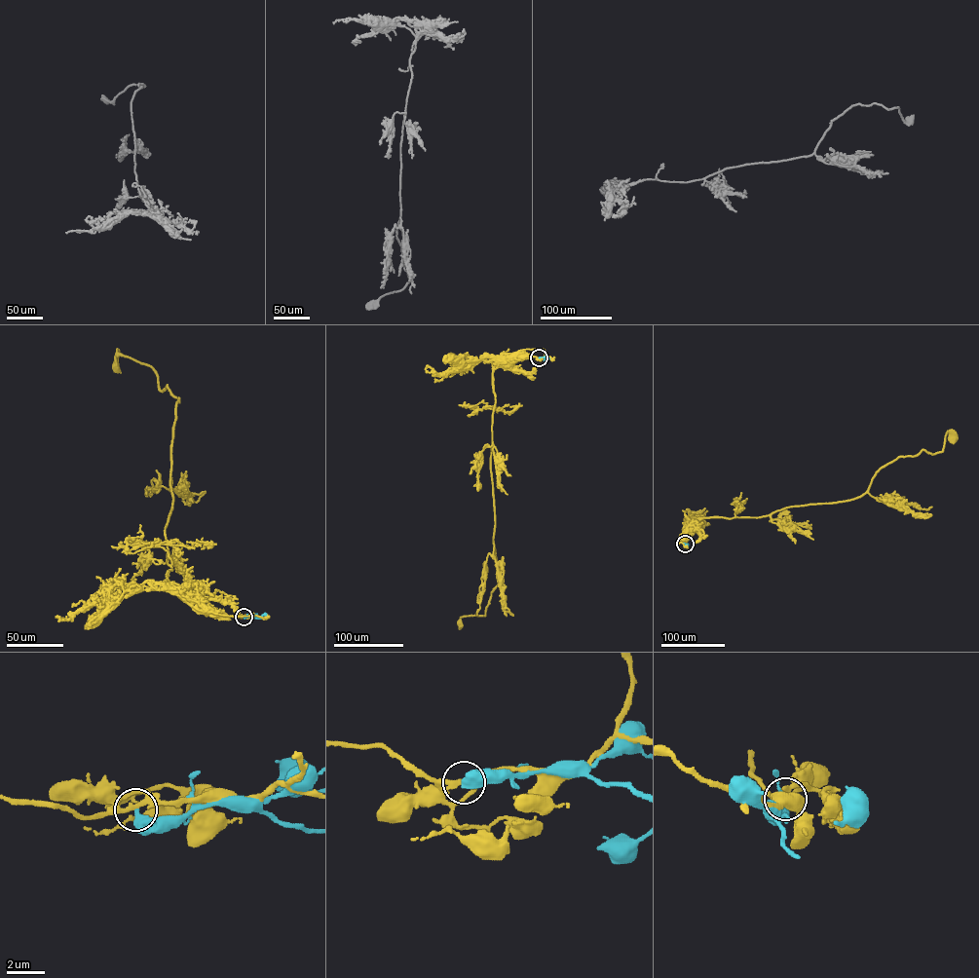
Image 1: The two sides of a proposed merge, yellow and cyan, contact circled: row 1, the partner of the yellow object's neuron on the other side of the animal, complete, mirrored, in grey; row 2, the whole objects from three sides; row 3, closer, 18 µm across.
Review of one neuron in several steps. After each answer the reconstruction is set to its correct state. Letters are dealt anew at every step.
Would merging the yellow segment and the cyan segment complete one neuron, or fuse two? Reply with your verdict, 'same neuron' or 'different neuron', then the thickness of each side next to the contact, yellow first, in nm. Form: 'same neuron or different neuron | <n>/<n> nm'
different neuron | 200/500 nm

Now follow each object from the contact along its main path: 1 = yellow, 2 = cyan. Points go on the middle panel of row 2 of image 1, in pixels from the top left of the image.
1: (539, 357), (519, 357), (492, 373), (491, 471), (498, 584), (485, 615), (463, 617), (459, 622)
2: (539, 357), (552, 358)

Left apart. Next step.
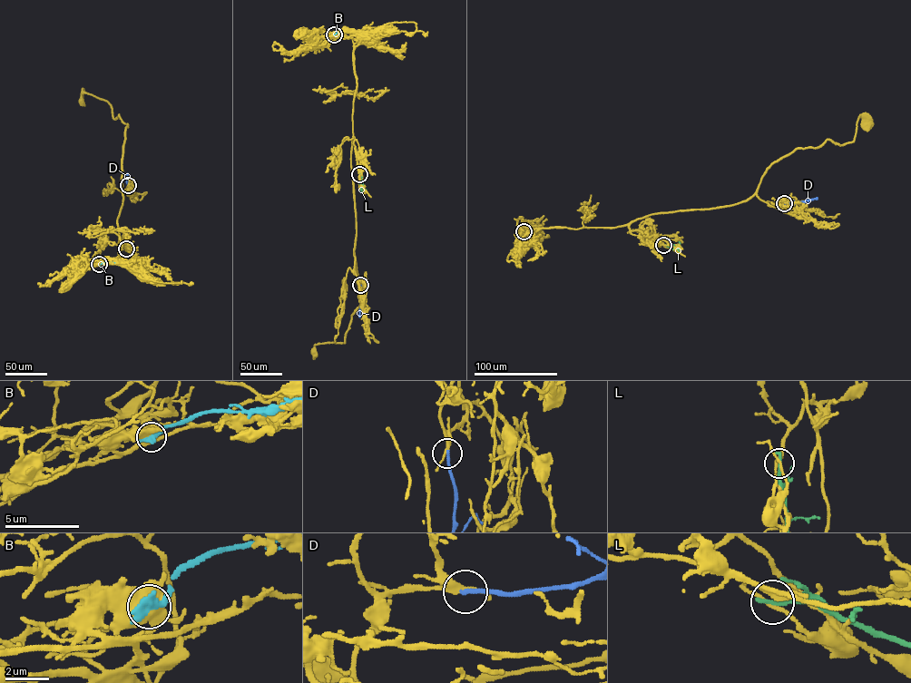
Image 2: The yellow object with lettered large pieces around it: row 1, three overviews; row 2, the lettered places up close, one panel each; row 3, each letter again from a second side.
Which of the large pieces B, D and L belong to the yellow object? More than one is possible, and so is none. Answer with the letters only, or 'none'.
D

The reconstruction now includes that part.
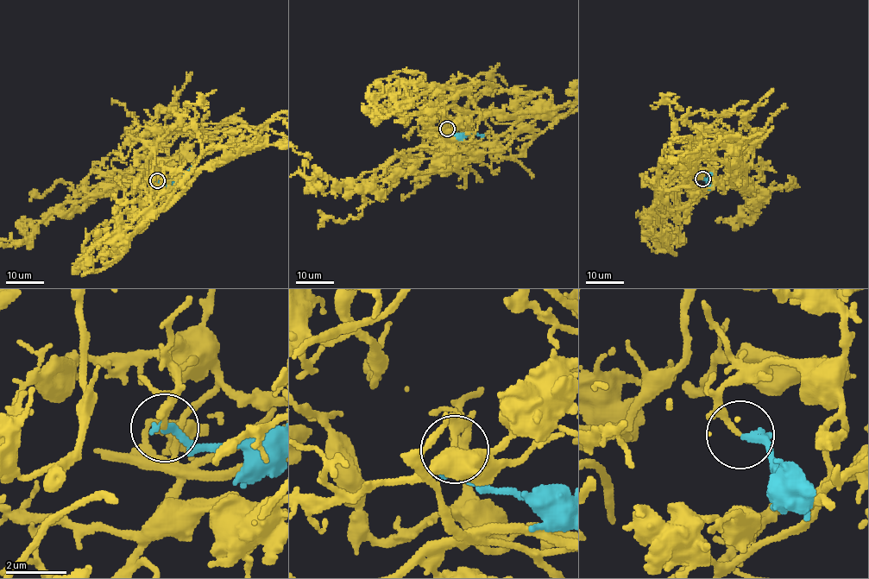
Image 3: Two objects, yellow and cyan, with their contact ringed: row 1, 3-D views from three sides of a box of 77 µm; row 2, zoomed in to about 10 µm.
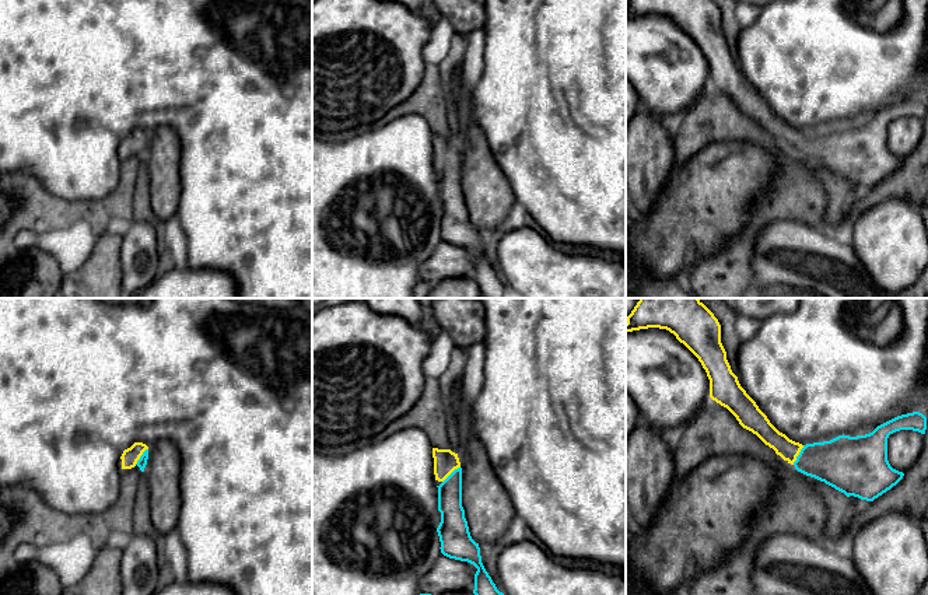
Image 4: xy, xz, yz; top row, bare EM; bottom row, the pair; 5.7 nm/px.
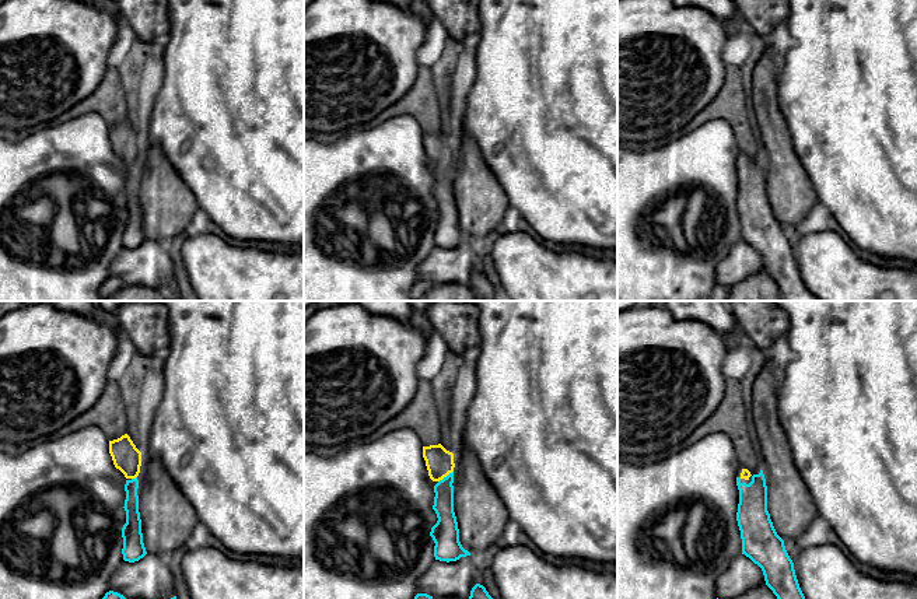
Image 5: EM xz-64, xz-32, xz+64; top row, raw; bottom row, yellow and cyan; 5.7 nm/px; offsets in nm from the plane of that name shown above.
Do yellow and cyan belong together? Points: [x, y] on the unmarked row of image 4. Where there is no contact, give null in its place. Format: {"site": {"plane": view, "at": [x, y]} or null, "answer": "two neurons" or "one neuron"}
{"site": {"plane": "yz", "at": [798, 140]}, "answer": "one neuron"}

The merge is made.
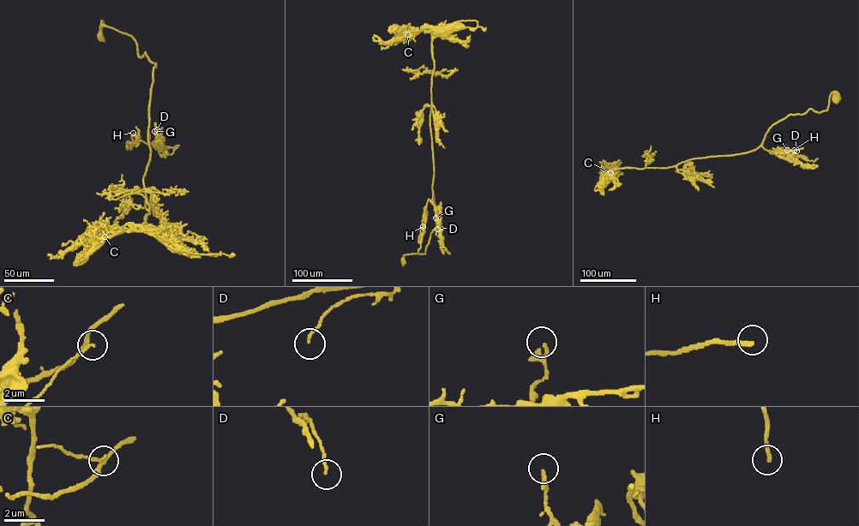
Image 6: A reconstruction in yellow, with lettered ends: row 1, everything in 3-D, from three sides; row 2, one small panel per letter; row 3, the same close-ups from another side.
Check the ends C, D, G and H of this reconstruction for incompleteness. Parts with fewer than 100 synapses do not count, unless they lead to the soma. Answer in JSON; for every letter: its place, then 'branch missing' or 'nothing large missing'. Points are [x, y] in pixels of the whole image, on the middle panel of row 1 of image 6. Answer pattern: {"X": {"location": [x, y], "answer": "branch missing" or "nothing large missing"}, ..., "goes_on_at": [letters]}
{"C": {"location": [407, 34], "answer": "nothing large missing"}, "D": {"location": [437, 229], "answer": "nothing large missing"}, "G": {"location": [435, 218], "answer": "nothing large missing"}, "H": {"location": [423, 226], "answer": "branch missing"}, "goes_on_at": ["H"]}

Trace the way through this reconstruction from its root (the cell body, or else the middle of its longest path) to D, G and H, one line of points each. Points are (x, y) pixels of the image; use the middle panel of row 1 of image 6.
D: (402, 260), (406, 254), (425, 254), (430, 234), (436, 224), (433, 190), (437, 229)
G: (402, 260), (406, 254), (425, 254), (430, 234), (436, 224), (433, 190), (432, 201), (437, 209), (435, 218)
H: (402, 260), (406, 254), (425, 254), (430, 234), (436, 224), (433, 190), (423, 226)

